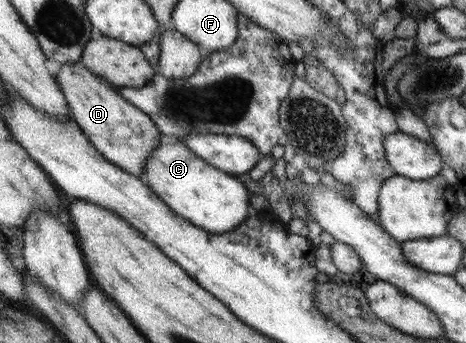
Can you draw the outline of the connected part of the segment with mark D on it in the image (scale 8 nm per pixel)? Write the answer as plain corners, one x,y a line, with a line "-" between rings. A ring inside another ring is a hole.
82,61
62,64
56,79
66,94
67,104
72,110
71,118
83,129
84,136
112,164
120,166
132,176
142,178
144,167
160,142
161,133
151,116
130,104
116,92
114,85
96,76

